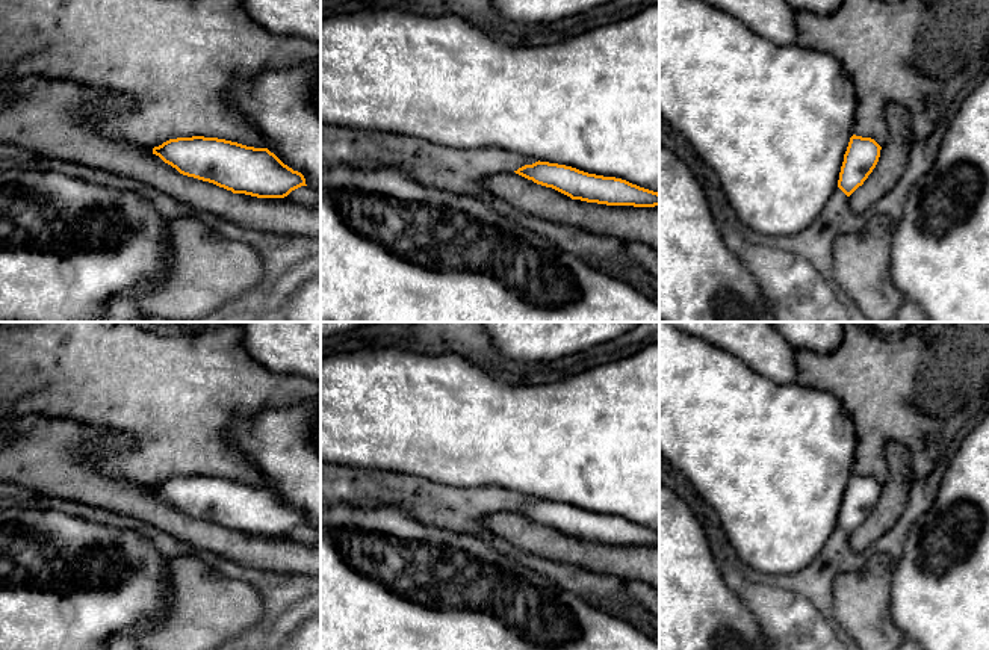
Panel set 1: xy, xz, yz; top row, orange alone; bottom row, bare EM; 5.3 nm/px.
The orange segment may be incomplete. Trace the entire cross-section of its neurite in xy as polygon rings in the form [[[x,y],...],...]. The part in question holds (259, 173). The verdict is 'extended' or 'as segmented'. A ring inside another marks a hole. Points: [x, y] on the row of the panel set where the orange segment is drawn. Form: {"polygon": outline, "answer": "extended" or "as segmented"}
{"polygon": [[[177,138],[153,148],[180,174],[213,183],[233,193],[284,198],[307,186],[301,172],[284,165],[268,148],[246,147],[218,138]]], "answer": "as segmented"}

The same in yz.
{"polygon": [[[850,138],[839,172],[838,187],[850,197],[876,168],[882,147],[871,138]]], "answer": "as segmented"}

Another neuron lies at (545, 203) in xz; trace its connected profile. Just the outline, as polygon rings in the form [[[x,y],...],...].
[[[499,172],[482,181],[484,195],[496,197],[523,213],[596,236],[641,243],[659,251],[659,207],[606,206],[572,200],[516,172]]]

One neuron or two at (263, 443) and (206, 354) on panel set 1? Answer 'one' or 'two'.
two

